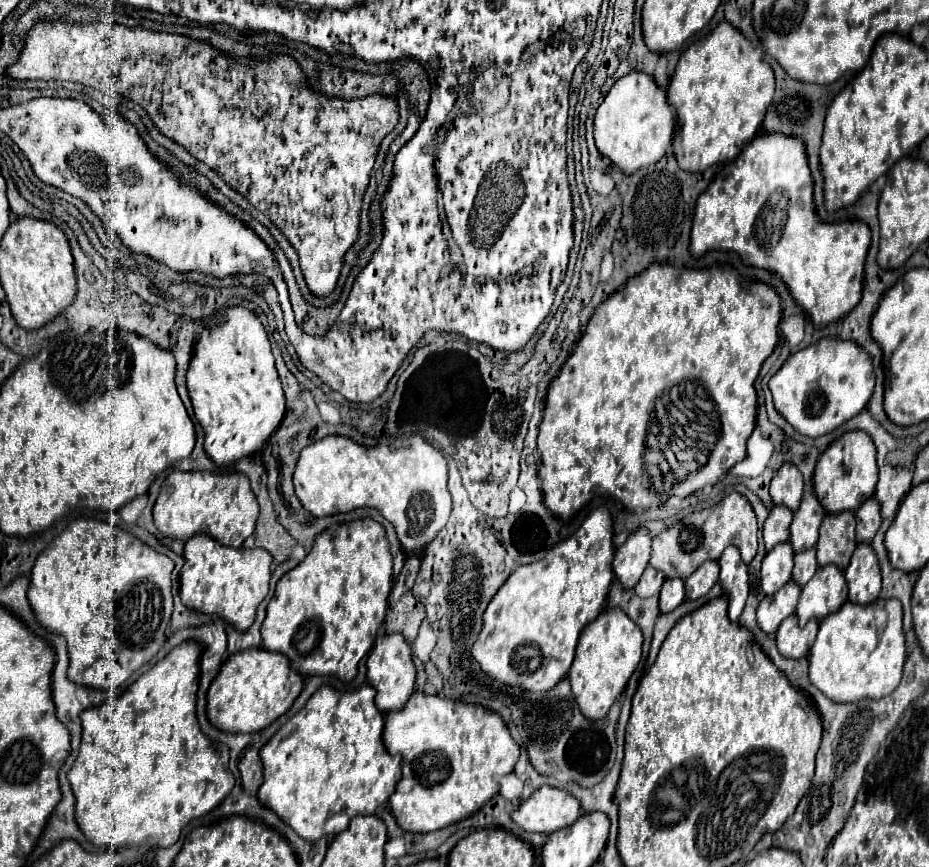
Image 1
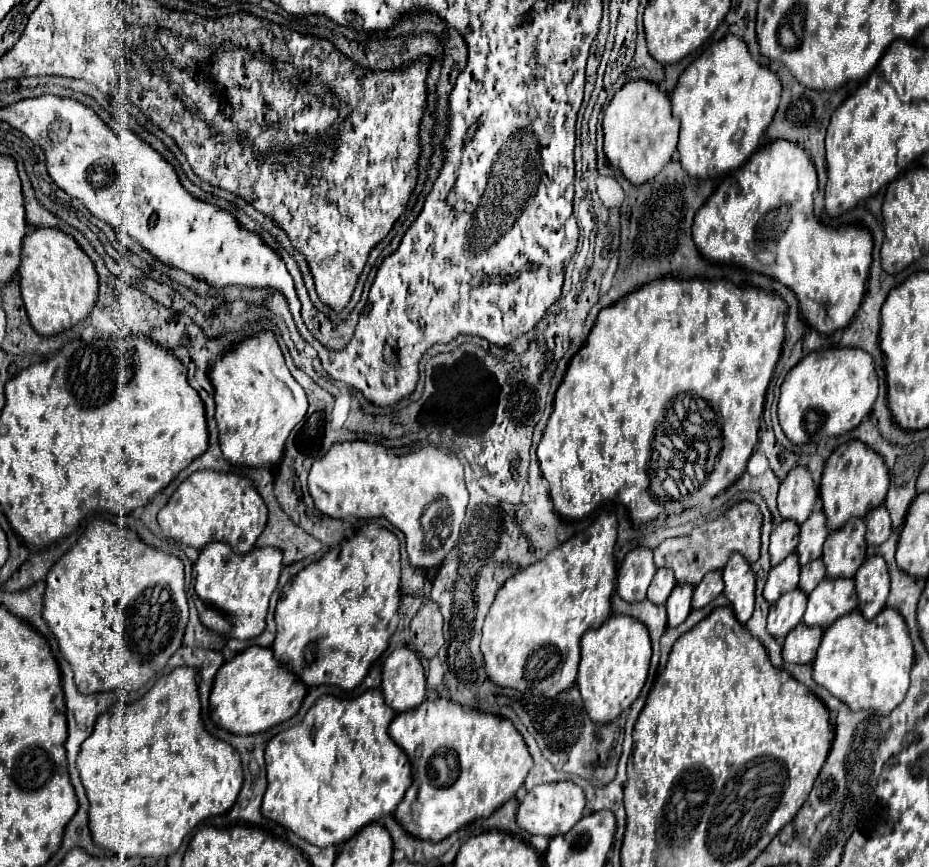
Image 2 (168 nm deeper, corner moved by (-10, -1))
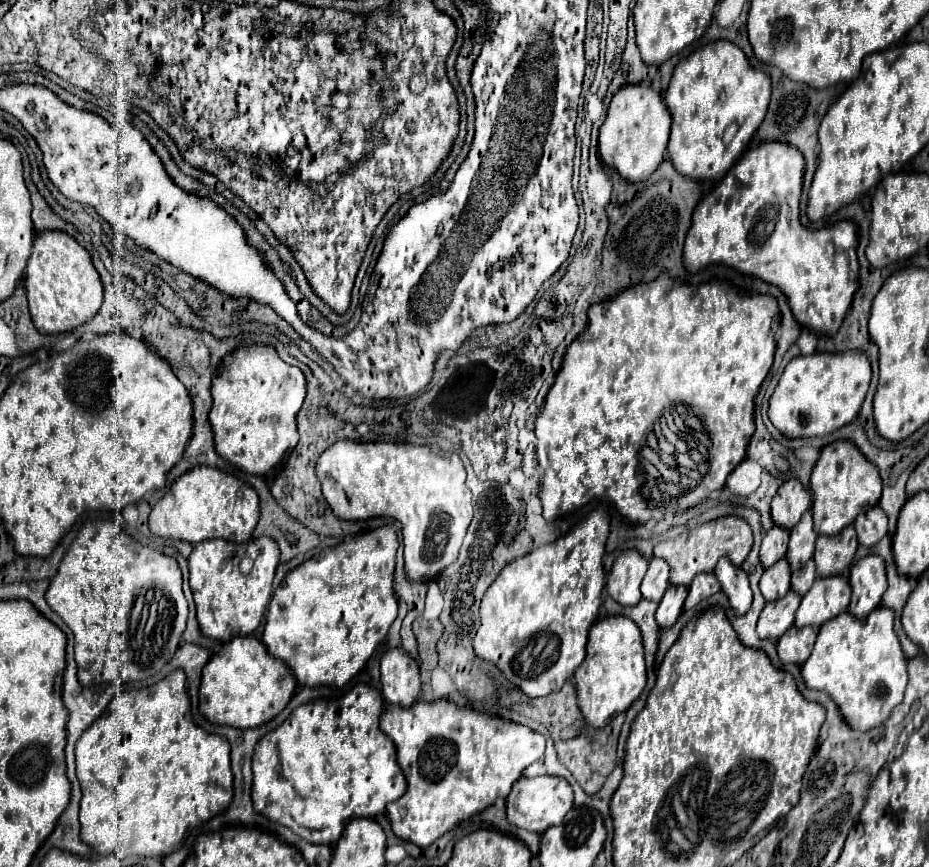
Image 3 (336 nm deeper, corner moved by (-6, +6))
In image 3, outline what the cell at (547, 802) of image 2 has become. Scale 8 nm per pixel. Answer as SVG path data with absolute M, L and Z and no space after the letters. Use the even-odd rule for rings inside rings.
M522 776L512 786L512 792L506 798L506 816L508 816L508 822L516 828L542 834L546 828L562 822L562 818L572 808L572 802L574 802L574 794L572 794L570 784L564 778L558 778L558 776L524 778Z

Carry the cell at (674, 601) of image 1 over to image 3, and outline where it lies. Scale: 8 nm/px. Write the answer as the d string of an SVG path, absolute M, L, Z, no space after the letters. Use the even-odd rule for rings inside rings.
M668 586L664 598L660 600L660 606L656 610L656 622L660 628L670 628L678 620L684 600L688 596L688 590L684 586Z

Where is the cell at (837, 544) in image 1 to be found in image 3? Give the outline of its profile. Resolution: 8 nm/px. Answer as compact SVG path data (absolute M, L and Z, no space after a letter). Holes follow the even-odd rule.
M846 526L834 536L826 536L826 534L818 536L816 552L814 552L818 578L826 578L830 574L842 574L852 564L856 548L858 548L858 540L854 526Z

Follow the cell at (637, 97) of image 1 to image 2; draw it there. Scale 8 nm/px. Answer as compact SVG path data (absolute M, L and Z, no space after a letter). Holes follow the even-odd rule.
M646 79L628 81L608 103L604 111L604 153L608 161L622 171L622 175L640 185L660 173L672 159L678 143L680 121L672 115L670 97Z

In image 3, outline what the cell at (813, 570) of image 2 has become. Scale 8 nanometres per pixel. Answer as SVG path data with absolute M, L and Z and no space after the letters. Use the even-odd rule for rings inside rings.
M810 560L802 568L792 572L792 590L798 592L800 596L806 594L806 590L810 590L810 586L812 586L814 578L816 578L816 566L814 566L814 560Z

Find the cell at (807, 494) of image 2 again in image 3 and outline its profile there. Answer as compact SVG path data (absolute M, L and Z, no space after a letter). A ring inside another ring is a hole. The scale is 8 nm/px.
M792 478L778 488L776 496L772 498L770 514L776 526L790 530L808 508L810 508L810 494L802 488L798 480Z

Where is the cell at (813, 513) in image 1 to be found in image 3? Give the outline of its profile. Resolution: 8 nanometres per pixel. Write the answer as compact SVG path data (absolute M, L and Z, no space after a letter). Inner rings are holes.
M808 510L802 520L790 530L790 544L786 552L786 560L792 570L798 566L806 564L812 554L814 554L814 542L816 542L816 532L812 528L812 512Z

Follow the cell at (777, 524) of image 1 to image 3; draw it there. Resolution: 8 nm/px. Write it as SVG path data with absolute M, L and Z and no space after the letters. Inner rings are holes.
M774 526L772 530L768 530L764 534L762 546L760 546L760 562L764 568L770 568L772 564L776 564L778 560L784 558L786 550L788 550L788 530L786 528L778 528Z

